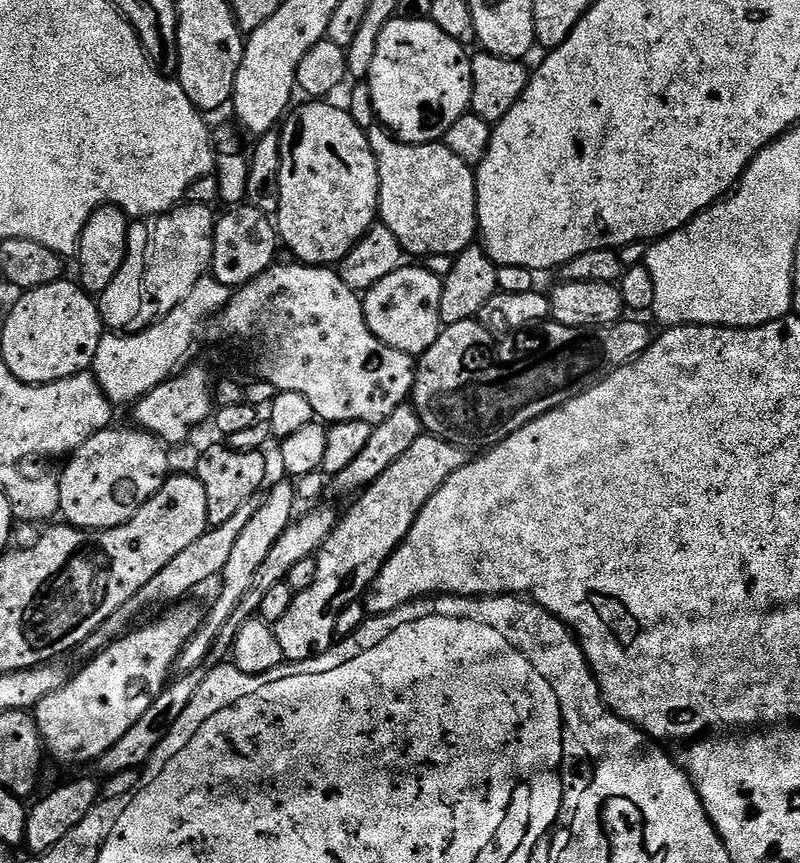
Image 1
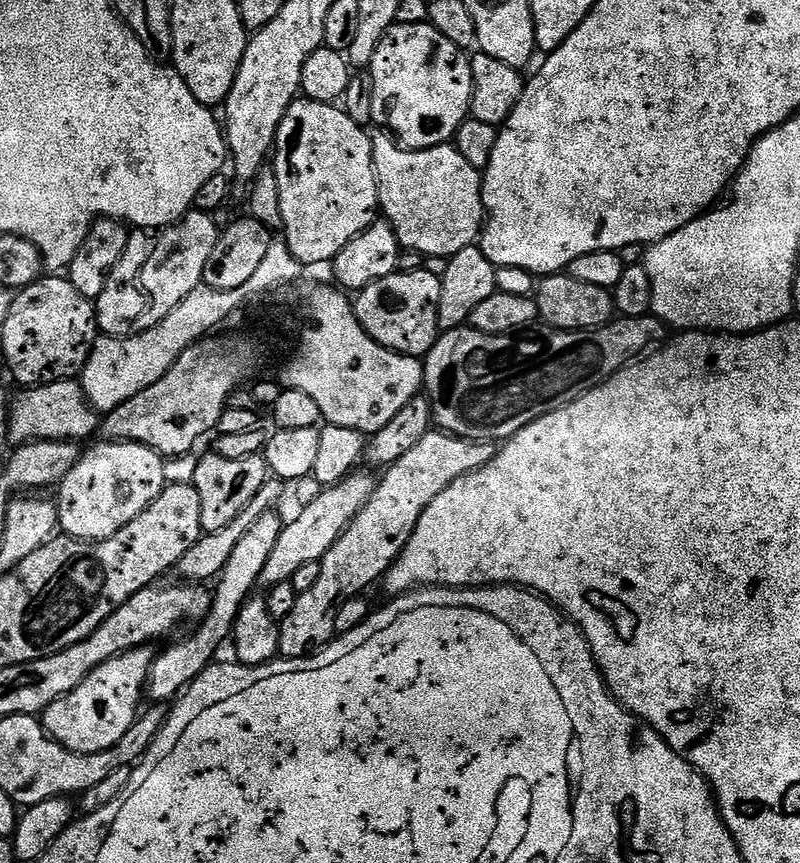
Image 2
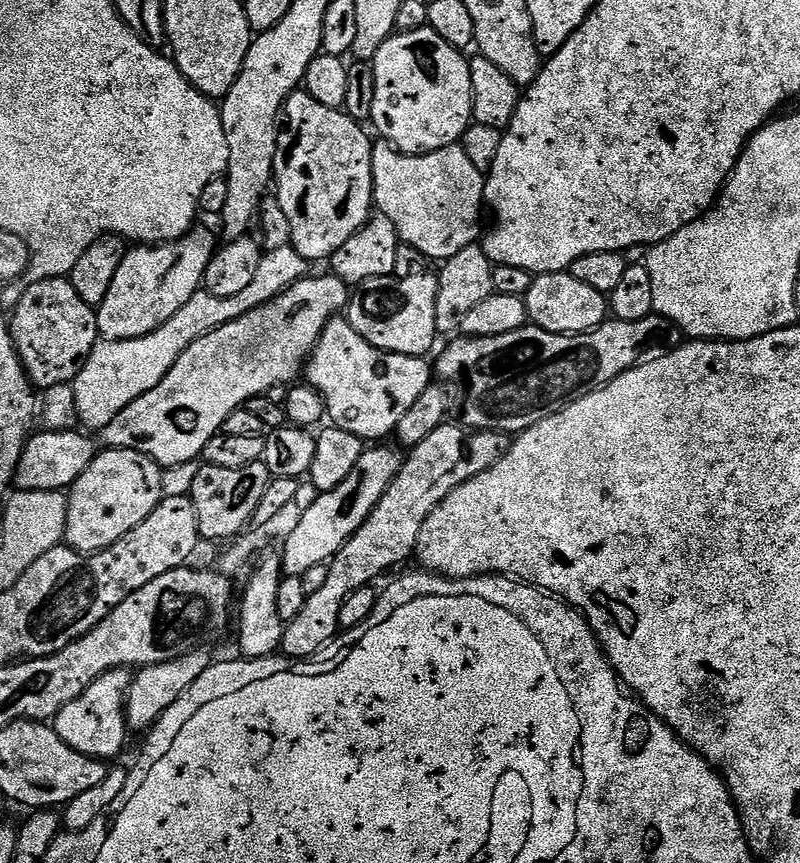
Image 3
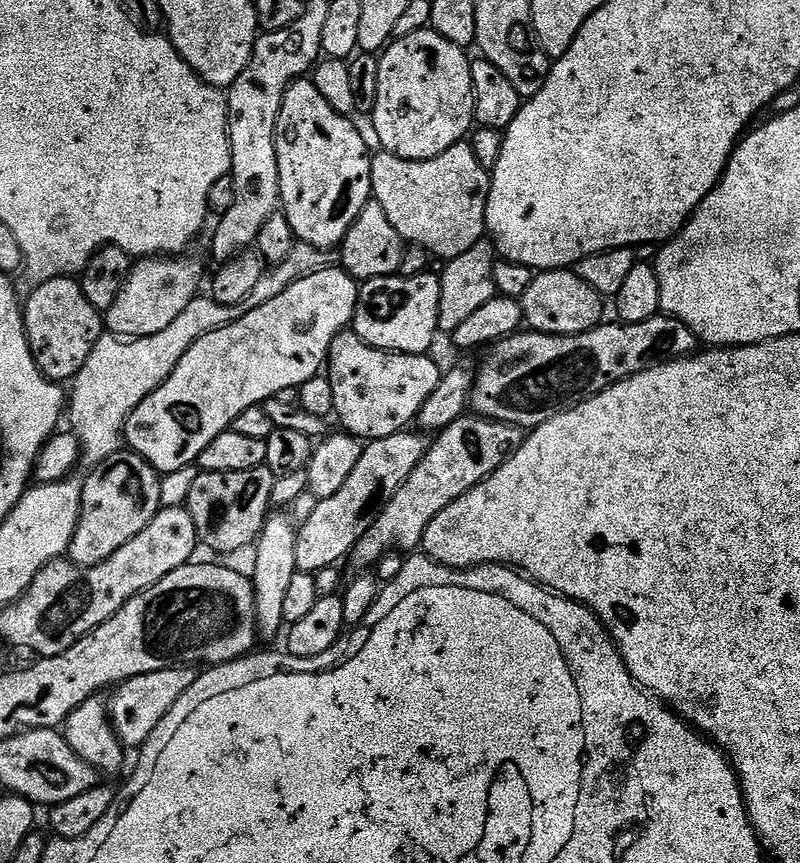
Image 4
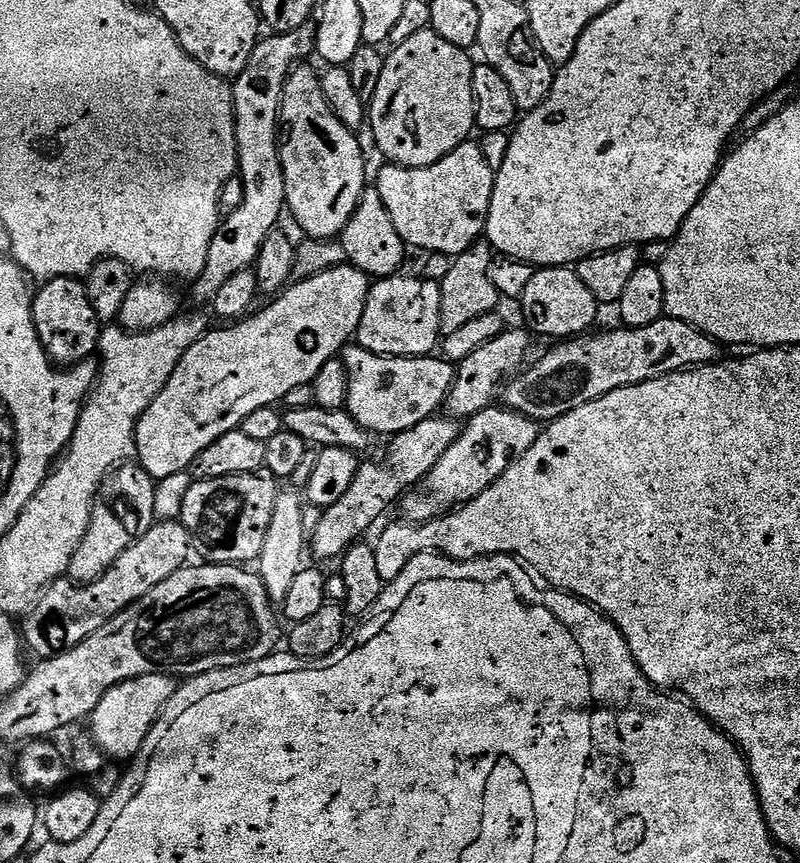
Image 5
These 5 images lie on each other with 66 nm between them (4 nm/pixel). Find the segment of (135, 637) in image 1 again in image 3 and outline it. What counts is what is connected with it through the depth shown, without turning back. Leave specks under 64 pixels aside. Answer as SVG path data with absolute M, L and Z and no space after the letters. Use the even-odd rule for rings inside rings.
M126 668L110 670L106 674L102 674L102 678L95 680L77 700L62 706L60 713L54 717L54 727L58 738L62 738L62 742L66 742L66 746L70 746L82 754L94 756L96 759L105 762L111 761L111 756L116 756L123 750L124 739L130 735L128 721L124 714L124 706L128 703L128 691L132 685L132 677L133 673Z

